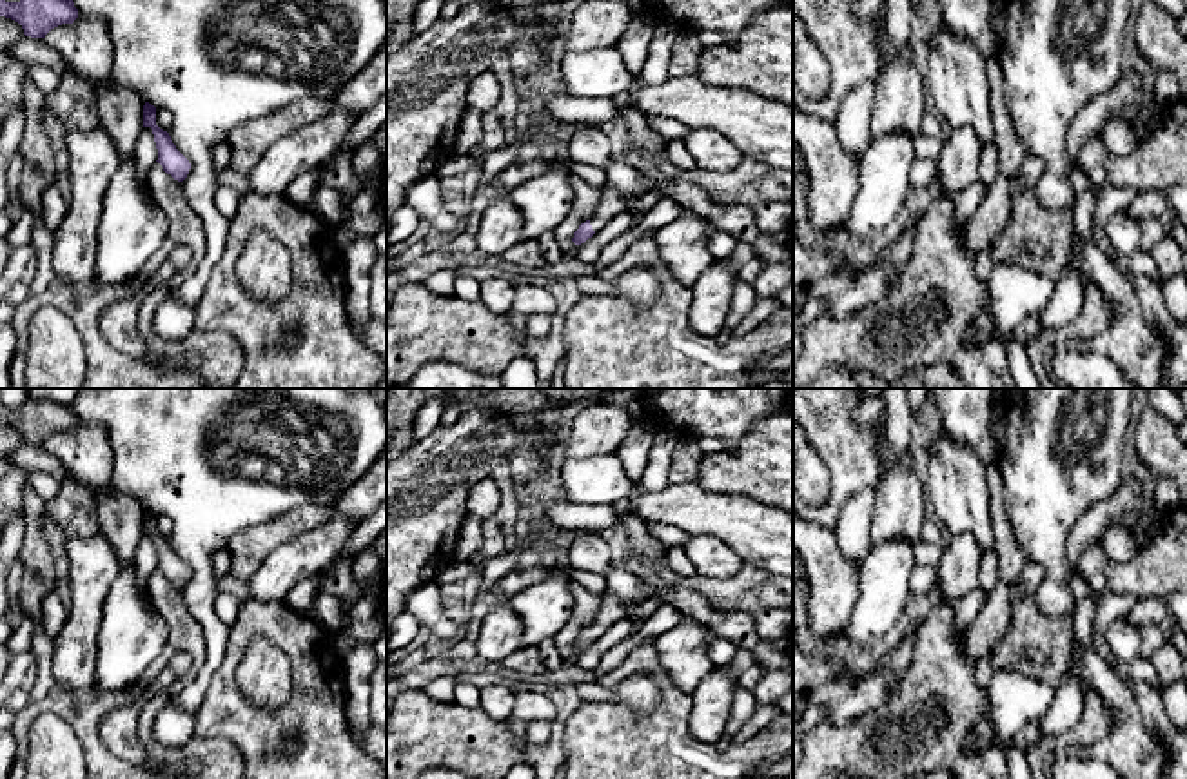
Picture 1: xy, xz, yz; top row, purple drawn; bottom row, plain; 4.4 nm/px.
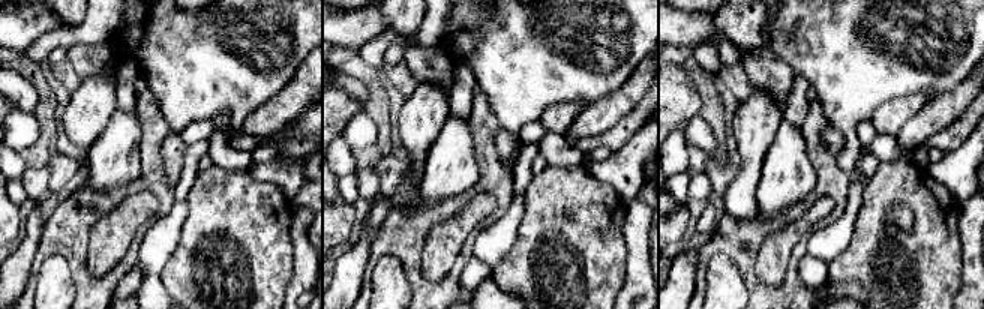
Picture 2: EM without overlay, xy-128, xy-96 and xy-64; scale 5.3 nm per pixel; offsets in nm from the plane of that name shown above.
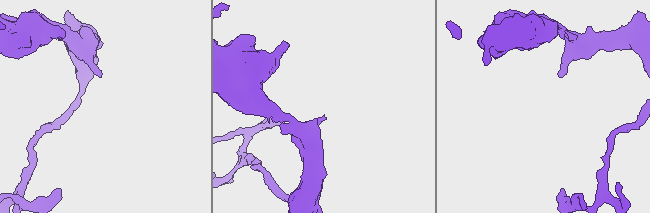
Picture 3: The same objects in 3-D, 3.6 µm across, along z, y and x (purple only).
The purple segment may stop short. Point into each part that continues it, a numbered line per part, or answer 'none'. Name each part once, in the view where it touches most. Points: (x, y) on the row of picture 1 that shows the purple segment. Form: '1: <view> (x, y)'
1: xz (612, 202)

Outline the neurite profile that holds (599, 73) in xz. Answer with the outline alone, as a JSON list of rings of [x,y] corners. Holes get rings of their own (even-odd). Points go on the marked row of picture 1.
[[[615,45],[566,53],[561,71],[564,93],[579,98],[612,98],[630,91],[635,78]]]

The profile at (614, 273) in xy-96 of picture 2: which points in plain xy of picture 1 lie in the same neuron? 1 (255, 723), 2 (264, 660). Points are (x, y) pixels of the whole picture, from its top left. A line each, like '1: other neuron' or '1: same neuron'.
1: same neuron
2: other neuron

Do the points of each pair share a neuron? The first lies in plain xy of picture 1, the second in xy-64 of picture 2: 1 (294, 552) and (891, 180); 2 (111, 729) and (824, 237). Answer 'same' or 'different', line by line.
1: different
2: different

